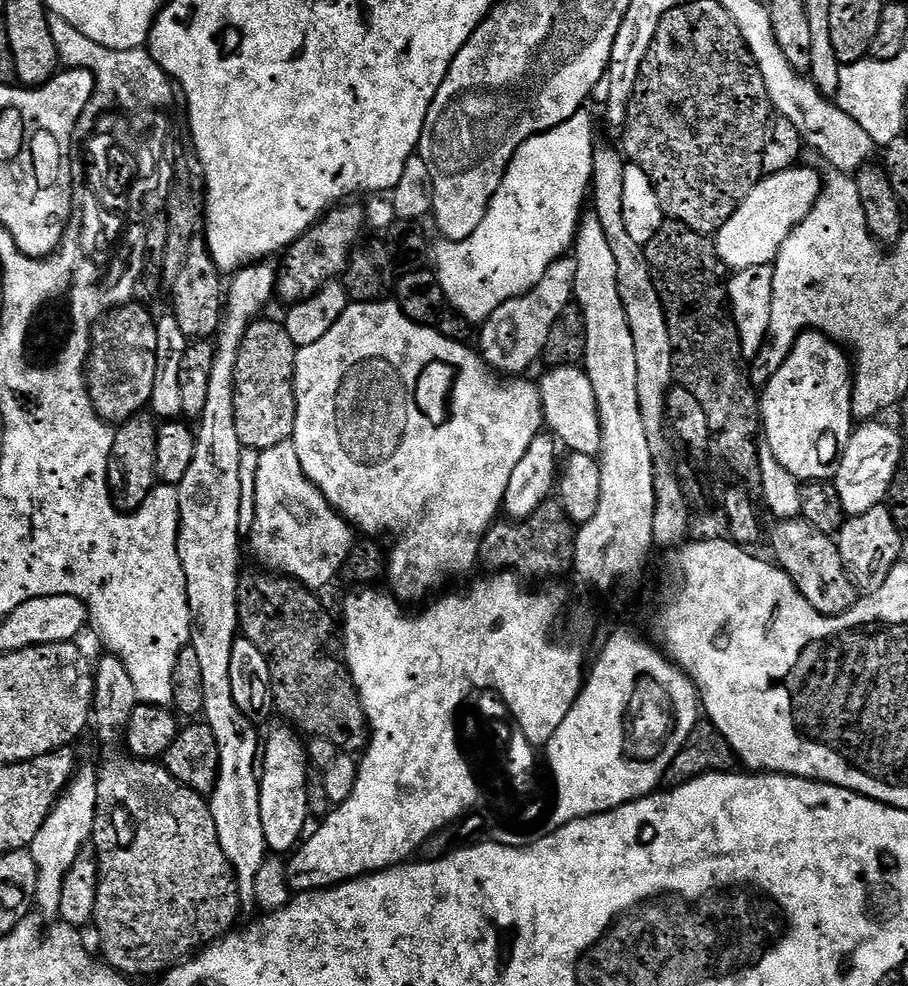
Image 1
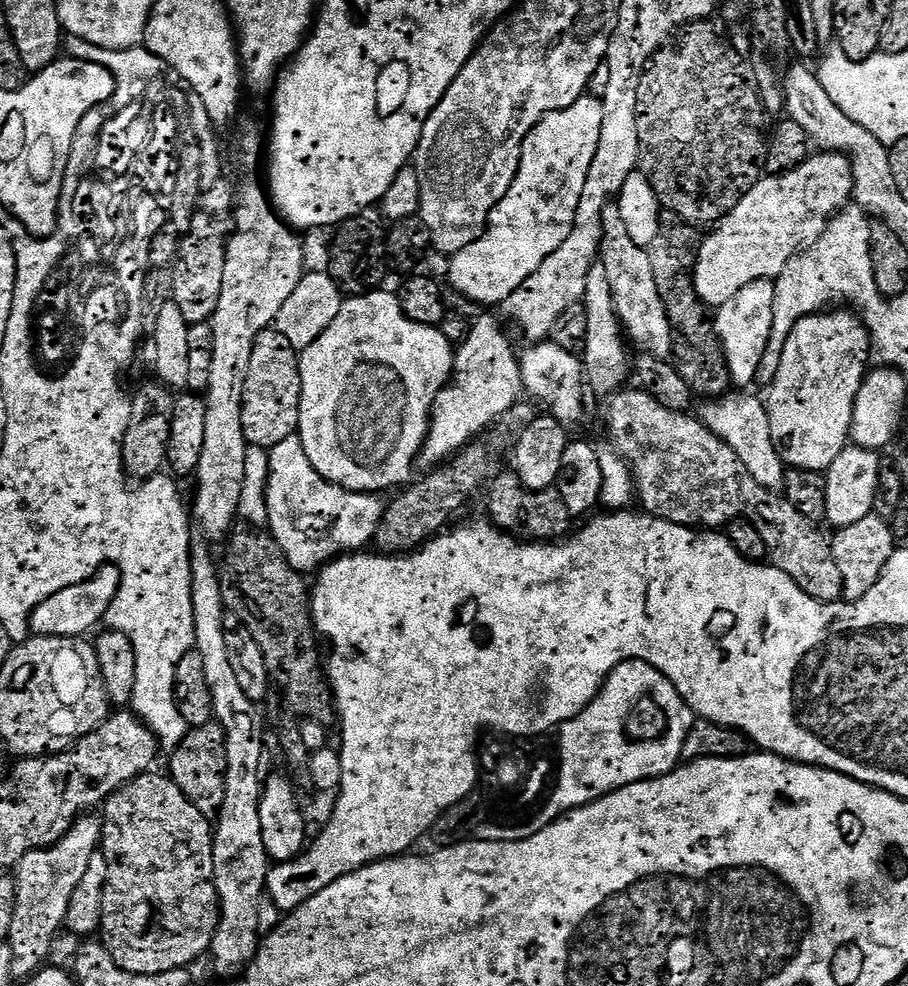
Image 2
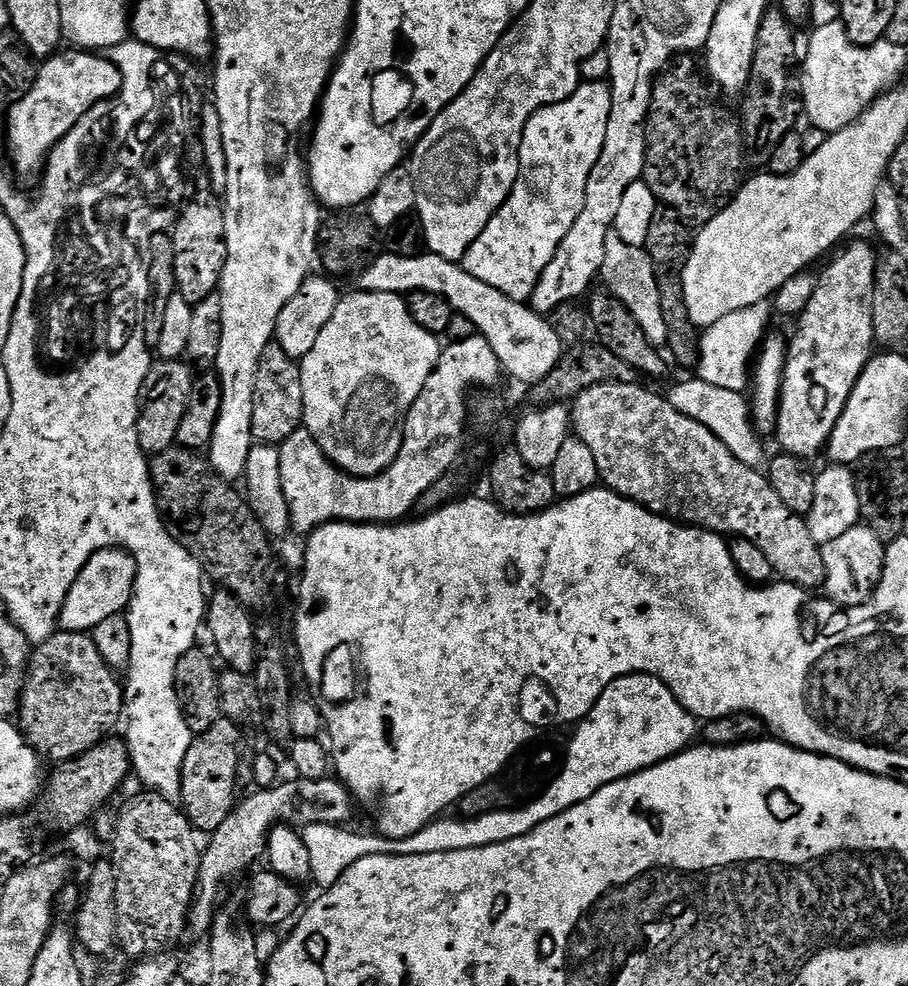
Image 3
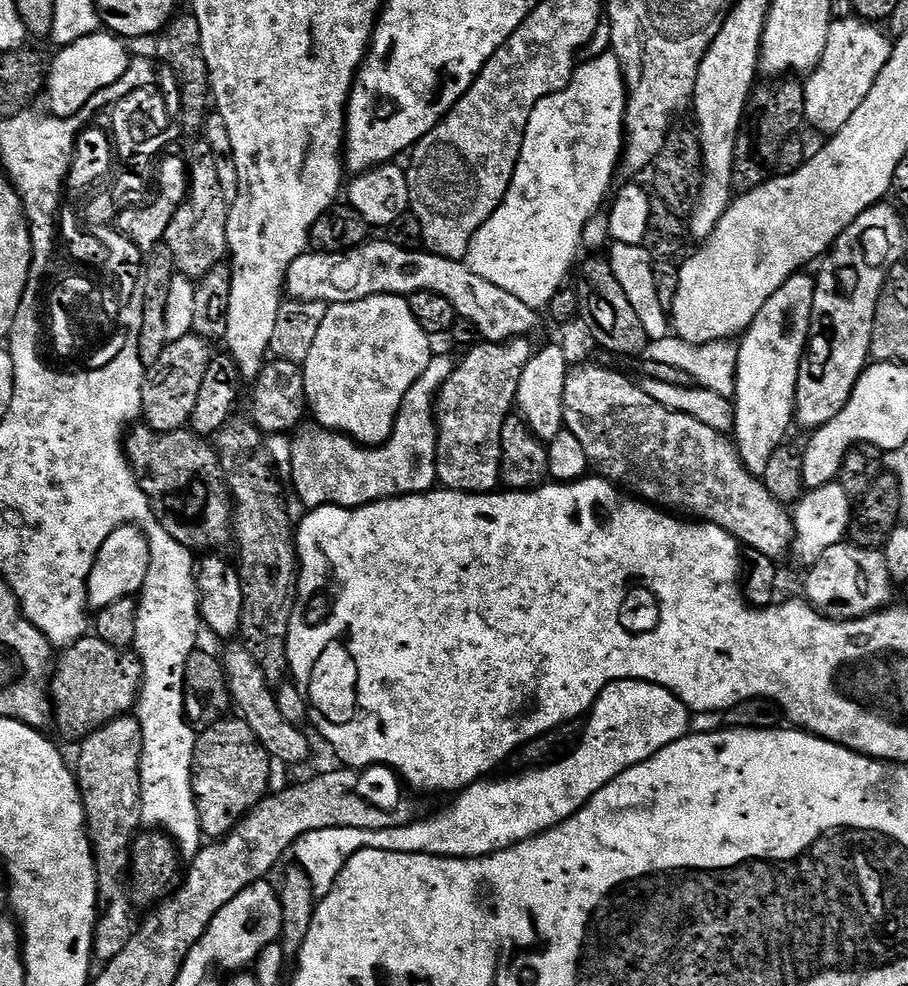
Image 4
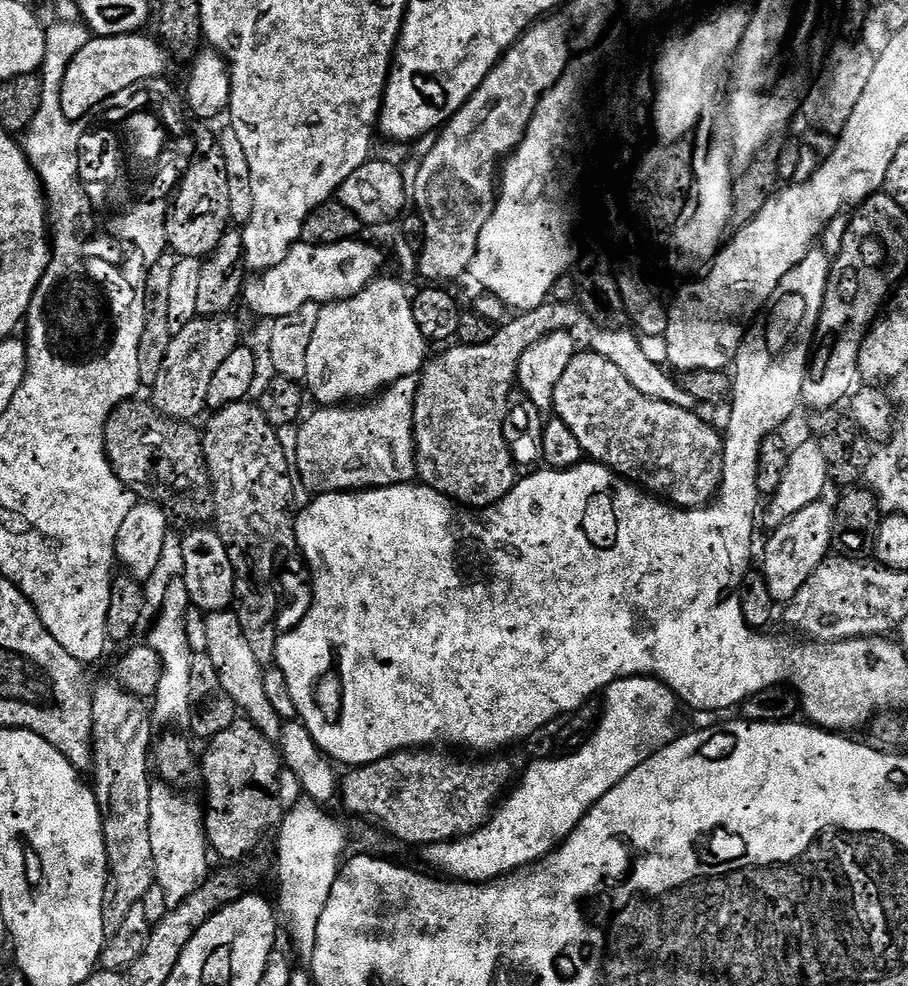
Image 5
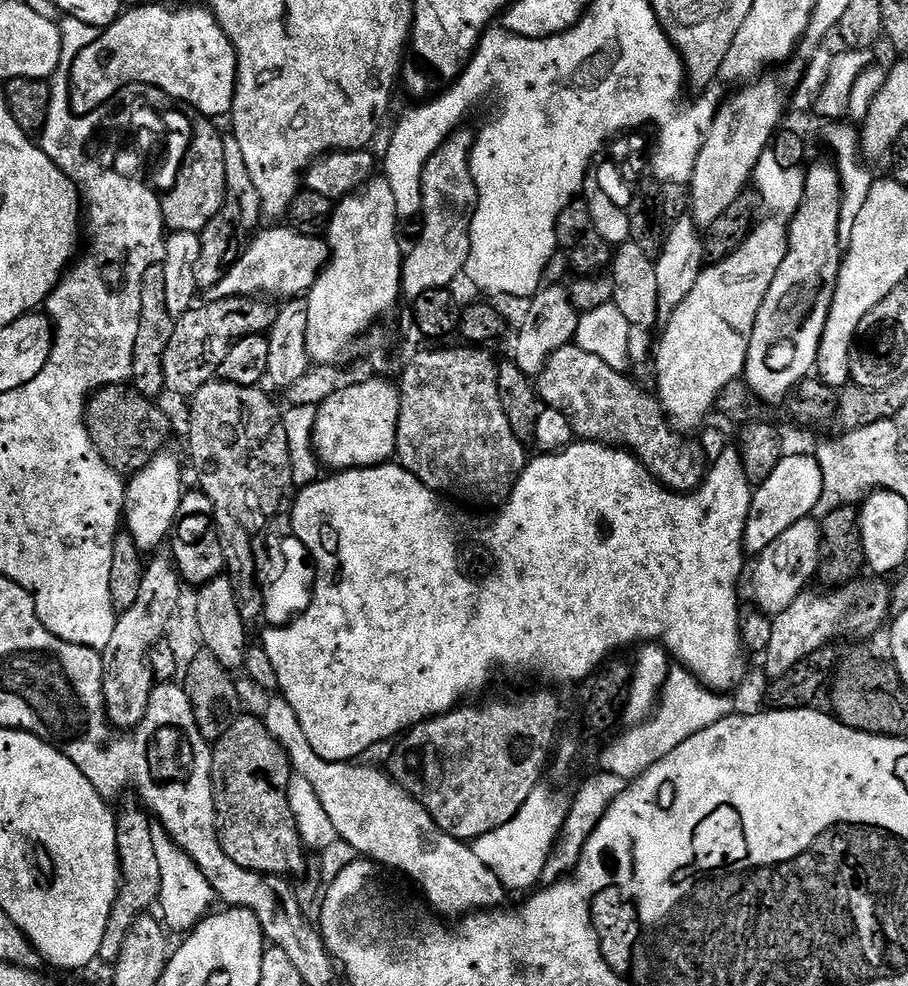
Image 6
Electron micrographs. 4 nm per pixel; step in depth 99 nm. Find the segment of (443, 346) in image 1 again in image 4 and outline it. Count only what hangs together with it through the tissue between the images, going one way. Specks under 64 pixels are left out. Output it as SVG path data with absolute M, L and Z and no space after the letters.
M385 294L349 304L331 305L314 337L314 346L310 346L310 354L306 354L302 365L307 407L311 415L316 415L313 416L315 423L321 428L339 432L341 436L350 436L357 444L386 444L396 426L404 395L414 382L418 382L422 370L430 366L434 355L432 344L433 337L418 326L403 296Z

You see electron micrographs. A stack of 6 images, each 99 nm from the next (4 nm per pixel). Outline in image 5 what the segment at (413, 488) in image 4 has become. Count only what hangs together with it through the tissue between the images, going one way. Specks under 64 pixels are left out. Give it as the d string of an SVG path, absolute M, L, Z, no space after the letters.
M403 376L398 382L389 384L375 397L374 402L369 408L348 408L352 406L320 406L315 410L316 413L309 418L305 424L299 425L299 436L294 451L294 468L297 473L304 472L308 468L308 464L312 464L312 468L316 471L316 480L321 484L321 489L329 492L351 492L353 490L363 490L365 488L389 488L392 484L407 484L415 481L418 476L416 466L416 430L413 428L414 422L414 406L416 405L416 386L418 380L416 376Z

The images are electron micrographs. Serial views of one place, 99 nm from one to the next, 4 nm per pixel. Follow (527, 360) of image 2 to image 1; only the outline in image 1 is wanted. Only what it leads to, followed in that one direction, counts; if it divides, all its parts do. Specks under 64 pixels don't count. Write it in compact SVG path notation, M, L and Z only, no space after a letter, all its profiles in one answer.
M583 367L552 368L541 380L538 380L538 387L544 407L544 422L547 431L563 447L565 444L569 453L577 452L578 454L599 457L600 443L602 442L600 415L592 383Z

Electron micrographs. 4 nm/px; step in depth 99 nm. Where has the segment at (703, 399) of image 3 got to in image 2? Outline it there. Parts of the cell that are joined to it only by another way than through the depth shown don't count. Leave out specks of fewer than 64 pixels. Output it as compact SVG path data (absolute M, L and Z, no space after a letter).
M729 390L722 396L708 398L698 411L700 419L705 428L709 428L713 434L722 442L726 442L742 458L742 466L754 474L758 486L777 494L784 491L784 473L786 465L780 450L776 447L774 438L770 434L770 418L765 401L756 396L743 396L740 390Z

